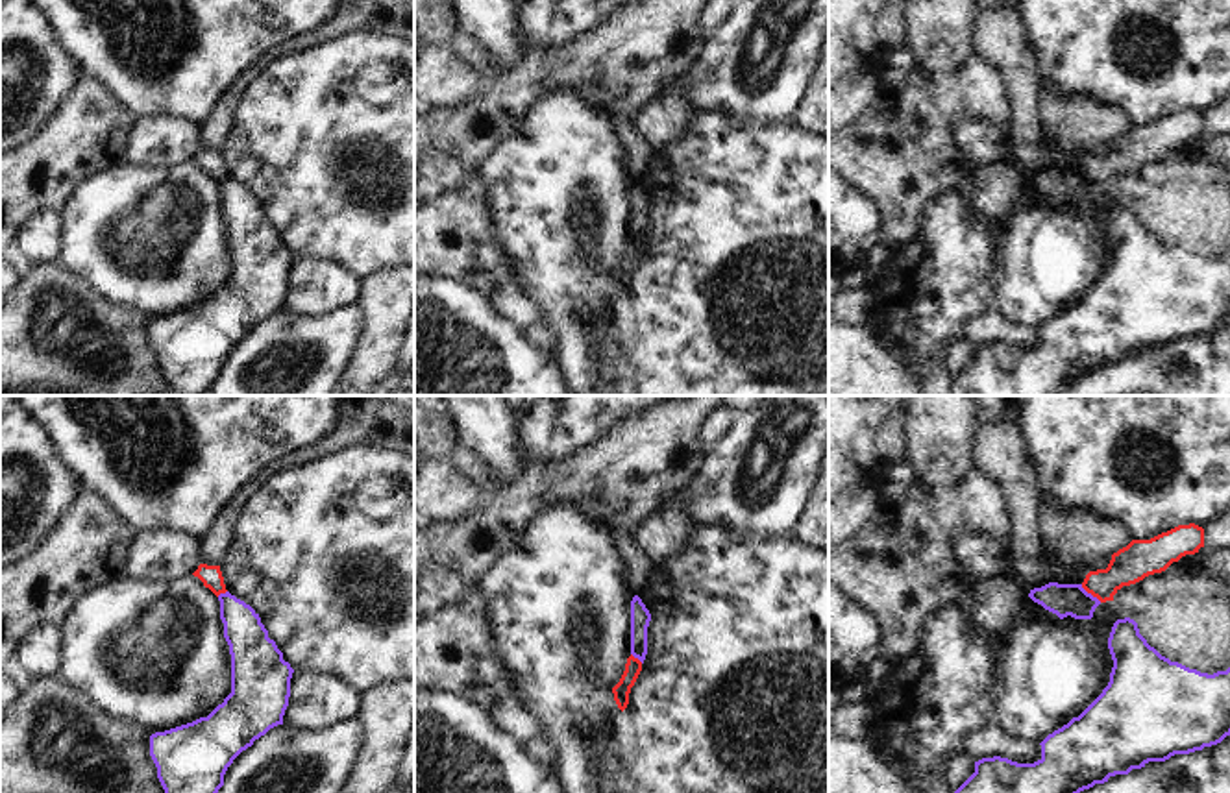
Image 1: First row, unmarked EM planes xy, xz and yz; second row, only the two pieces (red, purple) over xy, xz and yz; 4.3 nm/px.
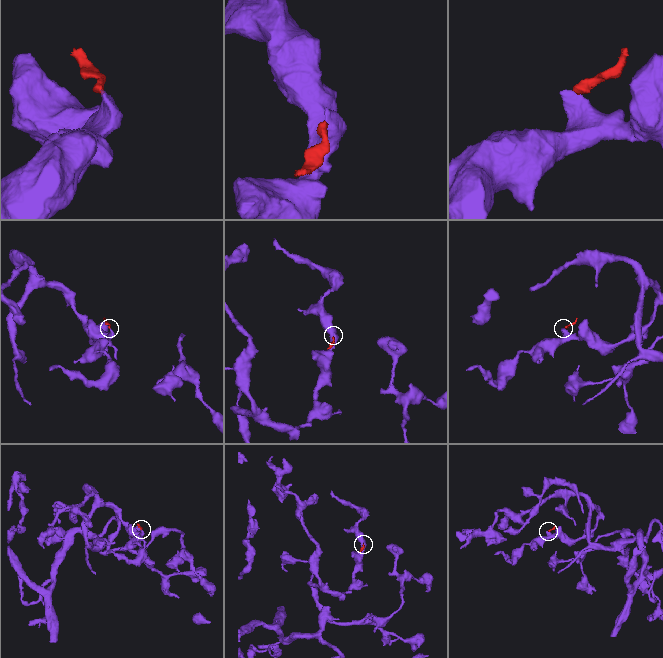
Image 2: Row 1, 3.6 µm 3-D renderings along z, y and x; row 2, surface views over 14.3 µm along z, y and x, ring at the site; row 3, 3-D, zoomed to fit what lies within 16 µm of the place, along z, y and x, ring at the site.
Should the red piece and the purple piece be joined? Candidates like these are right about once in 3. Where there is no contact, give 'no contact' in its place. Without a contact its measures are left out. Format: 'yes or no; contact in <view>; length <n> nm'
no; contact in yz; length 120 nm

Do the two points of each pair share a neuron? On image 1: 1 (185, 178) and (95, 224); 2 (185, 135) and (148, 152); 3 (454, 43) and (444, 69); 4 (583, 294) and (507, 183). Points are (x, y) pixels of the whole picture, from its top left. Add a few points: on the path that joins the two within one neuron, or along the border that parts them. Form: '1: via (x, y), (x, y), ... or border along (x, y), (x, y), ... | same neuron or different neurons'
1: via (163, 200), (139, 224), (117, 224) | same neuron
2: via (176, 141), (158, 143) | same neuron
3: border along (439, 45), (463, 58), (483, 80) | different neurons
4: via (565, 267), (565, 241), (535, 211) | same neuron

